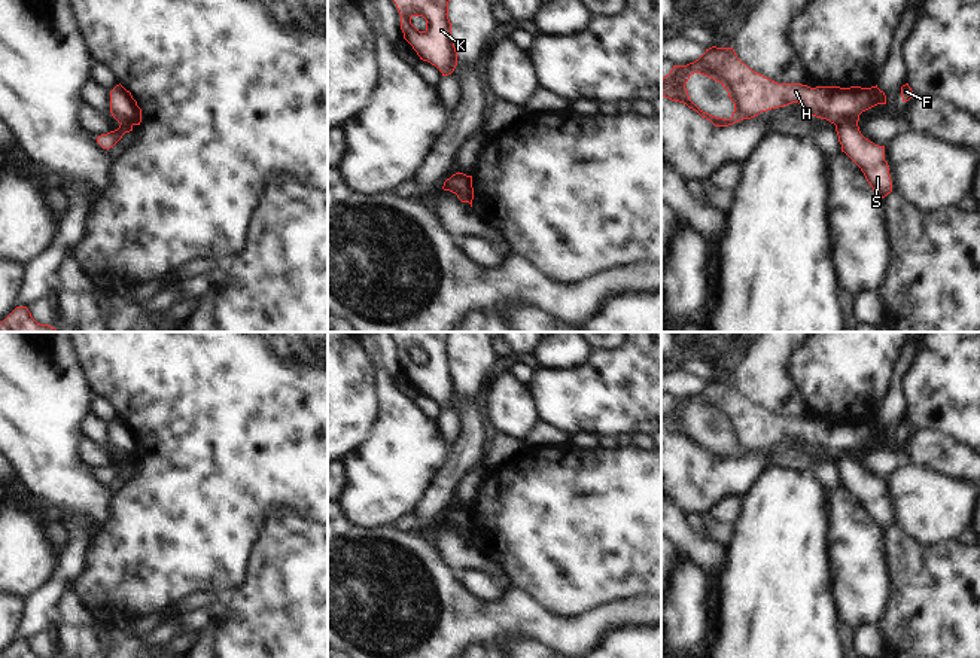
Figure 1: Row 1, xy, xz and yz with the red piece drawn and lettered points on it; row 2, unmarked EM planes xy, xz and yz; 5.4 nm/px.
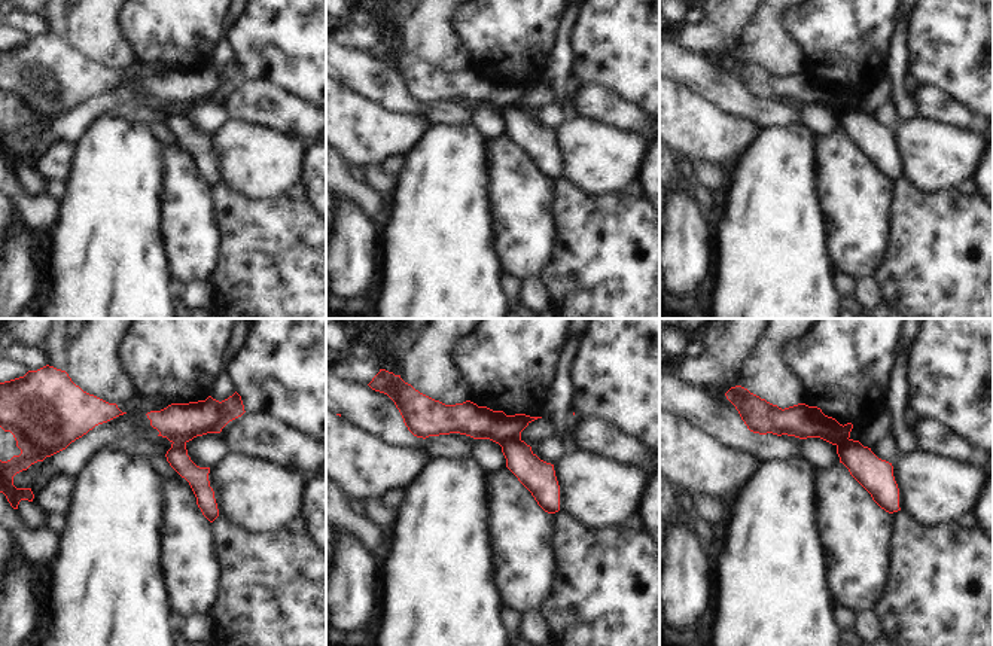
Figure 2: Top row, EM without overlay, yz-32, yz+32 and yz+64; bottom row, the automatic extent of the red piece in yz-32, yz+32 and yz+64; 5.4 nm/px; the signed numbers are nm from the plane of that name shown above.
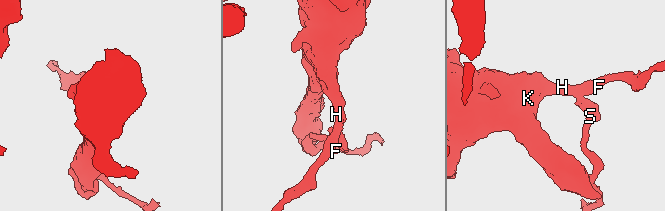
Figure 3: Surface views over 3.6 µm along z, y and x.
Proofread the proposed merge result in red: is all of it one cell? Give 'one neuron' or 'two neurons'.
two neurons

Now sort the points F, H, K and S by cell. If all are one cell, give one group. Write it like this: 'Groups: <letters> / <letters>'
Groups: F H K / S

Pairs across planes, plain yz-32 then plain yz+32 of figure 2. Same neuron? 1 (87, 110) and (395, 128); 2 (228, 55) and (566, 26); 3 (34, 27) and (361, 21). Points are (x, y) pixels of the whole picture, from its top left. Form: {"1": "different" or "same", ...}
{"1": "same", "2": "same", "3": "same"}

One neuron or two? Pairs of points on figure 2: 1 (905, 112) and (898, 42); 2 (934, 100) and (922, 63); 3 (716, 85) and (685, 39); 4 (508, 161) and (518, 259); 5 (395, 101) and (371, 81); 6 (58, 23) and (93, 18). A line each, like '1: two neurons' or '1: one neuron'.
1: one neuron
2: two neurons
3: two neurons
4: one neuron
5: one neuron
6: two neurons

